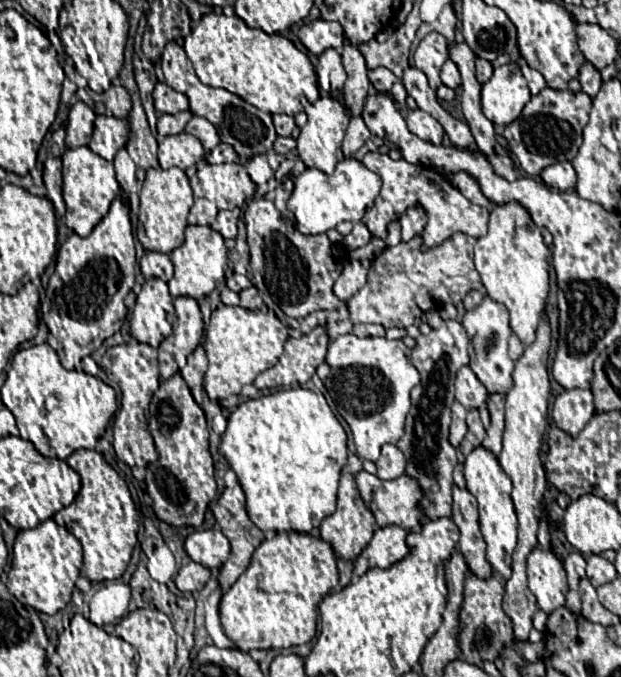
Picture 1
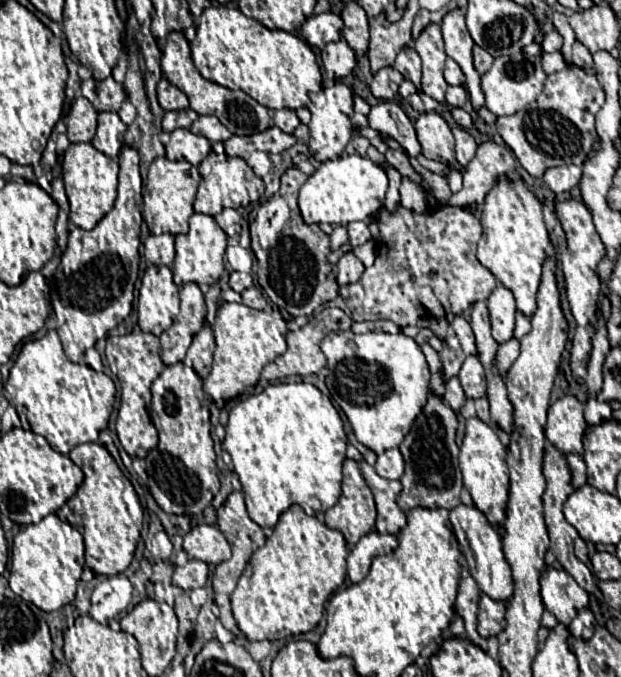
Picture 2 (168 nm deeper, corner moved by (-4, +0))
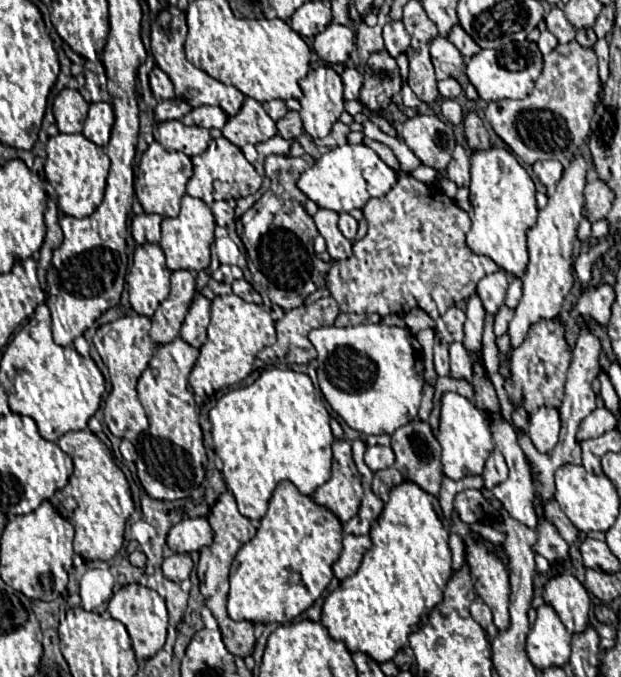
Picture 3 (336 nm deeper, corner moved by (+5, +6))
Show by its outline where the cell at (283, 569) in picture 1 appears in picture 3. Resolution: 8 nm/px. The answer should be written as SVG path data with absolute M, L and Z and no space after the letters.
M281 482L269 500L269 510L257 528L253 540L241 546L231 566L231 590L227 598L227 610L233 620L249 620L253 624L289 624L299 618L329 586L333 580L333 564L341 554L343 528L341 522L323 506L315 504L309 496L299 494L291 482Z

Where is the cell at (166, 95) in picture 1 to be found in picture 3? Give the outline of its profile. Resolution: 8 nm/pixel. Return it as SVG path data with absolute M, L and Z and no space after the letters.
M153 68L151 74L149 74L149 82L151 82L151 90L153 90L153 96L157 100L171 100L175 98L175 92L173 92L173 84L169 80L169 76L161 70L161 68Z

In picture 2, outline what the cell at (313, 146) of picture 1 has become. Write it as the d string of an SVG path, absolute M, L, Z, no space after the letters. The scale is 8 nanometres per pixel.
M336 82L330 88L324 88L320 92L310 94L310 104L306 108L312 114L312 120L308 124L308 128L310 128L310 140L308 140L310 154L318 162L338 158L342 154L342 150L346 148L348 140L352 138L352 122L348 118L348 116L352 116L352 90L346 84Z

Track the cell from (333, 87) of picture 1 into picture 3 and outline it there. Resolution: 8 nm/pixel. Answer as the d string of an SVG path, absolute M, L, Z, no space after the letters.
M331 22L325 32L315 36L313 48L327 64L345 64L355 48L355 32L349 26Z

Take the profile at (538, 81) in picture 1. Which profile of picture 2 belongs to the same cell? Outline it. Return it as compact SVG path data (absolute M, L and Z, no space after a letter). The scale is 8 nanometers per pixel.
M556 50L556 52L550 52L550 54L542 54L542 66L544 66L546 74L552 74L552 72L562 70L566 66L562 52Z

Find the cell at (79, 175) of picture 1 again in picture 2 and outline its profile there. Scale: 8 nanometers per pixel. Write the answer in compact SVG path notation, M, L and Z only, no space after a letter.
M90 142L70 144L64 152L62 160L62 180L66 188L66 196L70 202L70 222L78 228L92 230L98 220L110 212L116 200L118 186L118 162L96 150Z

